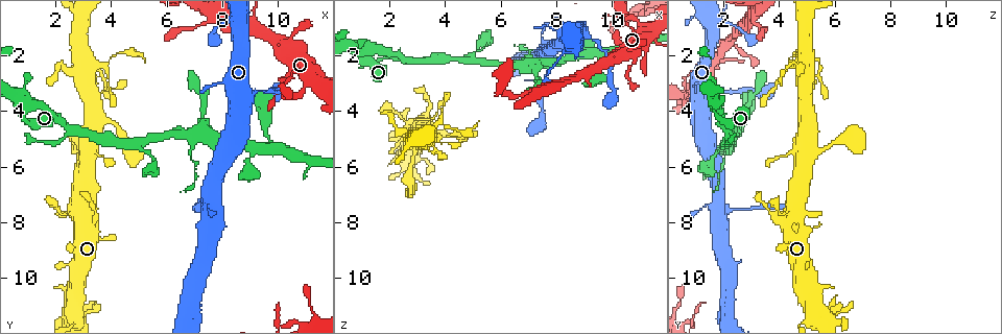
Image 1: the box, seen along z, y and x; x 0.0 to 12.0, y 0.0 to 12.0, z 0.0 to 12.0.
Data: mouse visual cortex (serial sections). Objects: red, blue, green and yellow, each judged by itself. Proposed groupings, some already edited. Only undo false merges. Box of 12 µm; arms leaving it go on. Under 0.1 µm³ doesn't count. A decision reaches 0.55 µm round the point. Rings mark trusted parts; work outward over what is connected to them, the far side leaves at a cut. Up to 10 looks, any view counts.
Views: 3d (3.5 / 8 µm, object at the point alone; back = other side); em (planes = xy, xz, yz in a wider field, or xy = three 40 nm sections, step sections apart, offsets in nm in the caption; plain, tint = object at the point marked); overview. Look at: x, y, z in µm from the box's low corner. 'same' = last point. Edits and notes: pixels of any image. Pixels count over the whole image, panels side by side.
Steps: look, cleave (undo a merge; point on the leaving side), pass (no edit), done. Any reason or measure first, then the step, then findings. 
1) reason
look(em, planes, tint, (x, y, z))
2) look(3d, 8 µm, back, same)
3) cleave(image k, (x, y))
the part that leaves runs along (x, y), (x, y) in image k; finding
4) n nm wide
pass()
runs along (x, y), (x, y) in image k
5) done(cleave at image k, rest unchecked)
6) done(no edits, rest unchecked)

three arms meet
look(3d, 3.5 µm, (7.1, 4.8, 2.3))

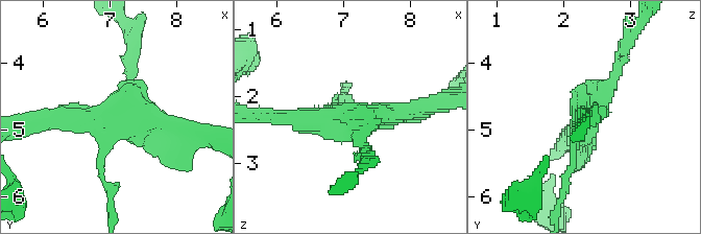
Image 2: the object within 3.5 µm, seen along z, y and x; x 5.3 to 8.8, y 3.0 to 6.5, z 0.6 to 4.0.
look(em, xy, step 3, tint, (7.20, 4.80, 2.30))

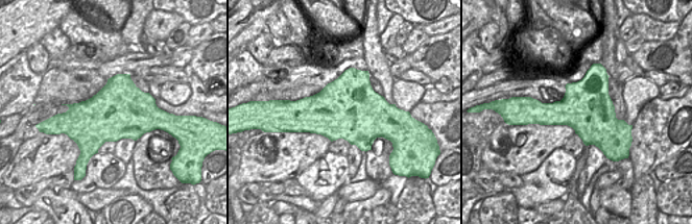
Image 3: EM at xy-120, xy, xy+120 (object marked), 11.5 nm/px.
pass()
runs along (51, 118), (135, 118), (189, 131) in image 2; all the same cell

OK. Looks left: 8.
look(3d, 3.5 µm, (9.7, 5.2, 2.0))

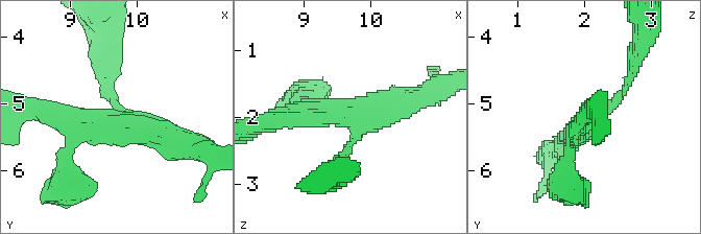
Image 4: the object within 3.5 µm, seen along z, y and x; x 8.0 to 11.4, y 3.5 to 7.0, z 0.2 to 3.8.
3 arms; arms of 150, 250, 350 nm
look(em, xy, step 2, plain, (9.75, 5.30, 2.00))

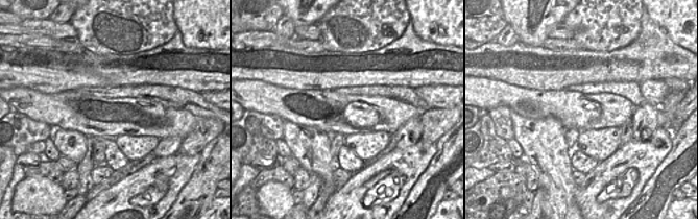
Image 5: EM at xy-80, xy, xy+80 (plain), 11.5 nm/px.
look(em, xy, step 2, tint, same)

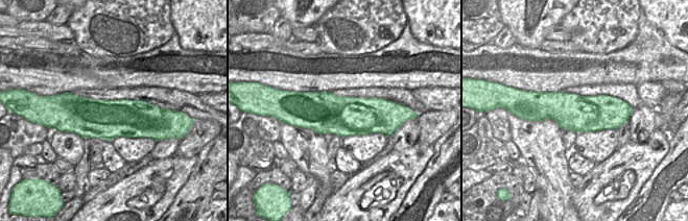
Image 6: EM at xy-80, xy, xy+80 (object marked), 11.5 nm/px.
pass()
runs along (47, 114), (118, 123), (182, 143) in image 4; continuous, no second cell

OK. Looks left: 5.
calibre changes
look(em, xy, step 3, tint, (9.3, 3.2, 1.4))

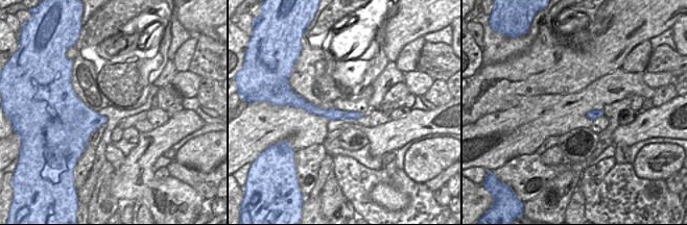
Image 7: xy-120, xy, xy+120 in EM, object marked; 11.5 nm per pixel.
wider look
look(3d, 3.5 µm, same)

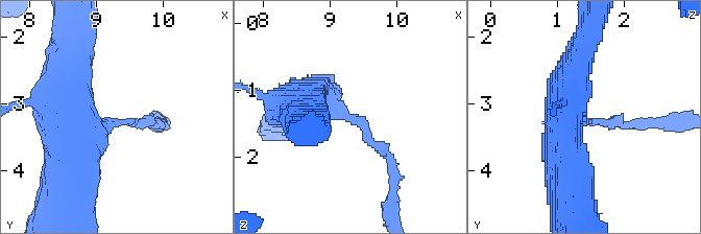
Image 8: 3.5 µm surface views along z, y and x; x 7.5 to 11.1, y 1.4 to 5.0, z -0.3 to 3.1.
arms of 150, 600 nm
pass()
runs along (301, 99), (356, 120), (391, 166) in image 8; continuous, no second cell

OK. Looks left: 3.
calibre changes
look(3d, 8 µm, (3.0, 2.4, 4.9))

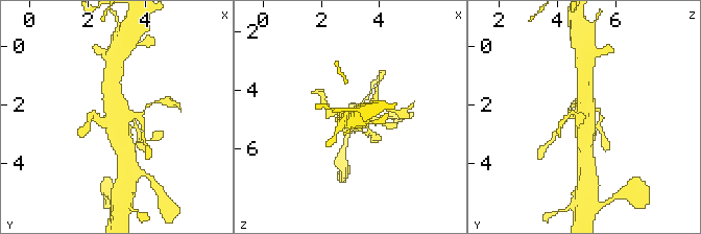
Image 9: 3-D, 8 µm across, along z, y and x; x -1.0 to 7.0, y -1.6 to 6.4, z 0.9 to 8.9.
look(em, xy, step 1, tint, (3.1, 2.4, 5.0))

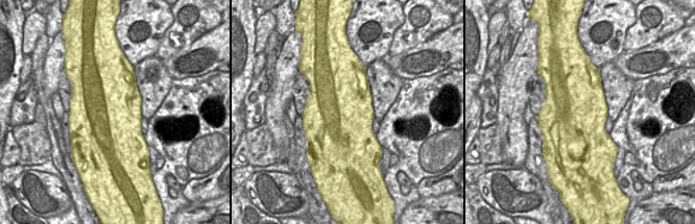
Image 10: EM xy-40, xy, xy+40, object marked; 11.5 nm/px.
pass()
runs along (126, 155), (118, 108), (112, 95) in image 9; continuous, no second cell

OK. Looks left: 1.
done(no edits, rest unchecked)

